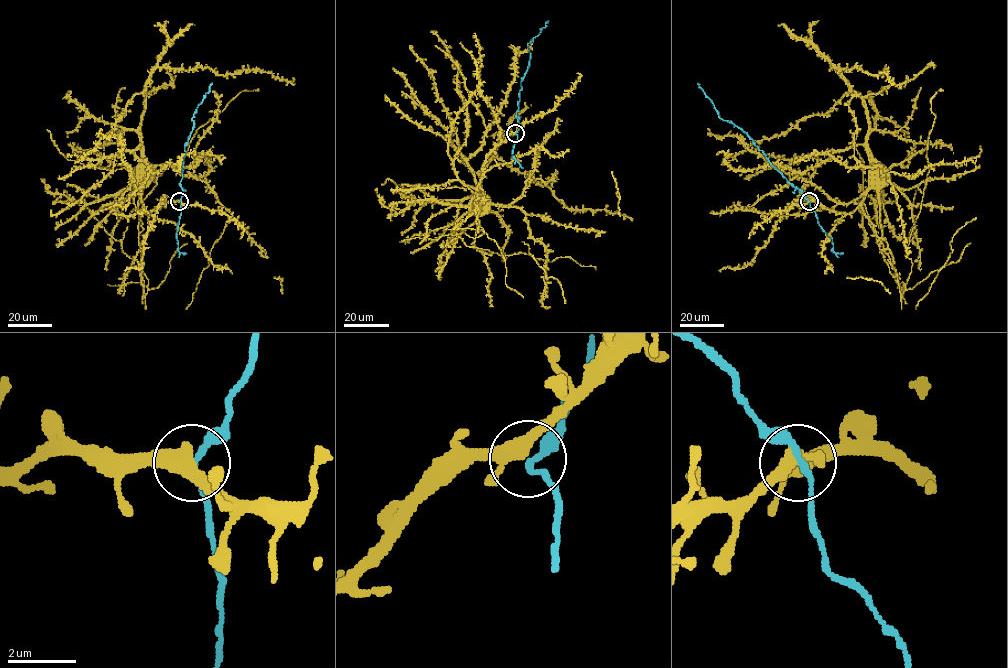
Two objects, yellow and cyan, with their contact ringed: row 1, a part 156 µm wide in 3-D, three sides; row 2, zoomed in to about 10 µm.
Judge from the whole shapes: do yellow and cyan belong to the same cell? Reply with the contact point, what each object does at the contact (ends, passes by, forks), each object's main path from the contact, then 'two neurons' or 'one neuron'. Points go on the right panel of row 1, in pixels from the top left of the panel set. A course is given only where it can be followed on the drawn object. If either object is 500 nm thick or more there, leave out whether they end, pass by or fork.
(809, 201) | yellow forks | cyan passes by | yellow via (808, 201), (819, 202), (837, 212), (851, 213), (862, 199), (869, 185), (868, 177), (874, 171) | cyan via (808, 201), (746, 133), (720, 118), (697, 83) | one neuron

